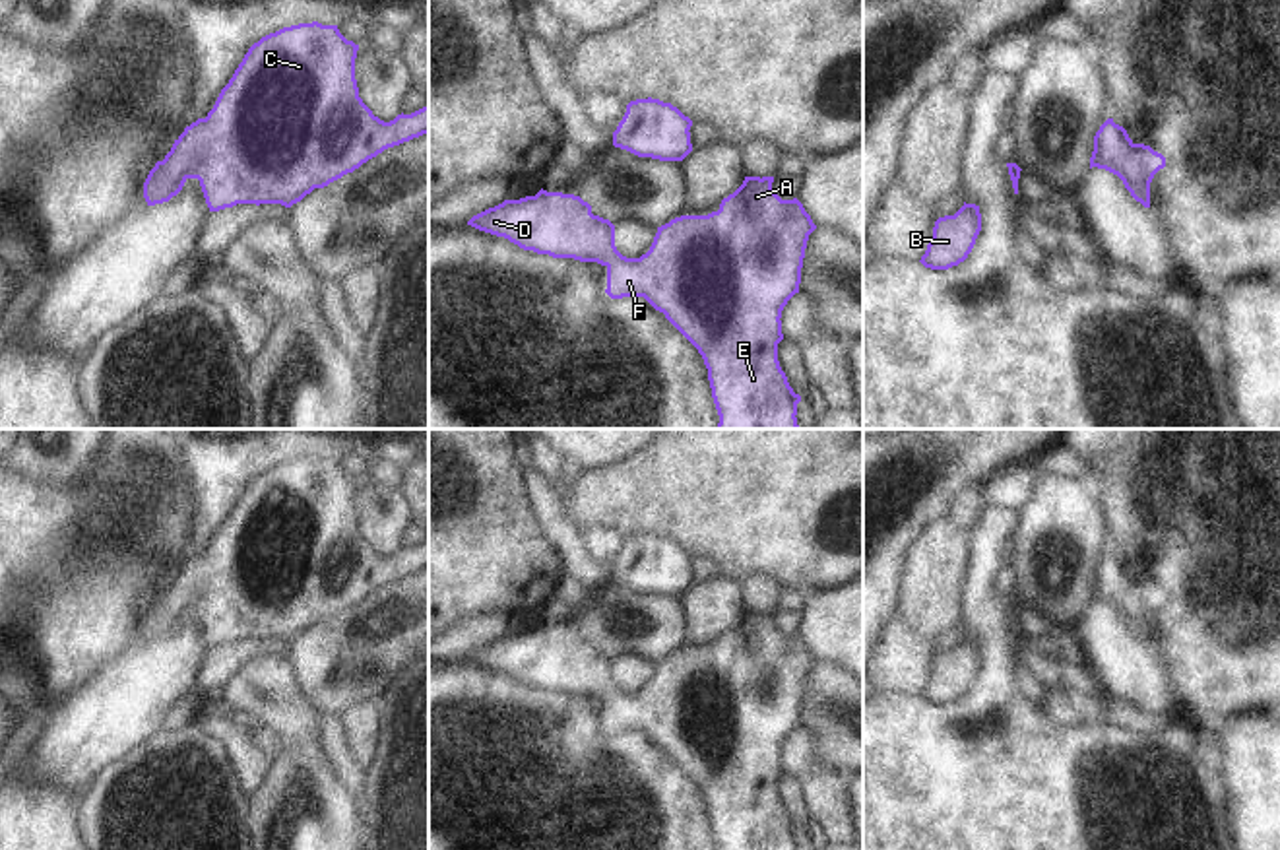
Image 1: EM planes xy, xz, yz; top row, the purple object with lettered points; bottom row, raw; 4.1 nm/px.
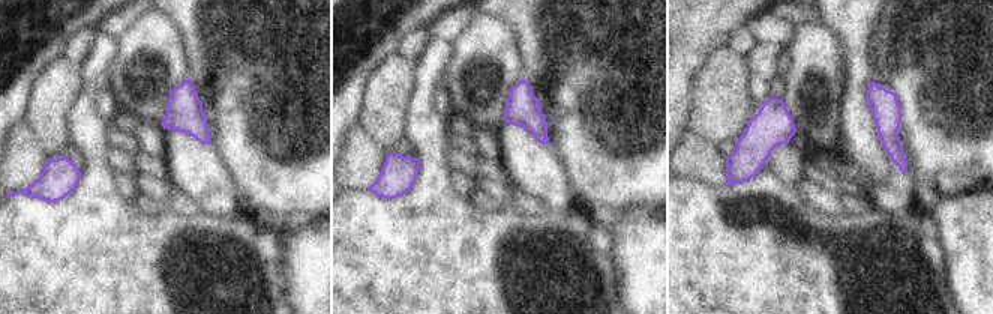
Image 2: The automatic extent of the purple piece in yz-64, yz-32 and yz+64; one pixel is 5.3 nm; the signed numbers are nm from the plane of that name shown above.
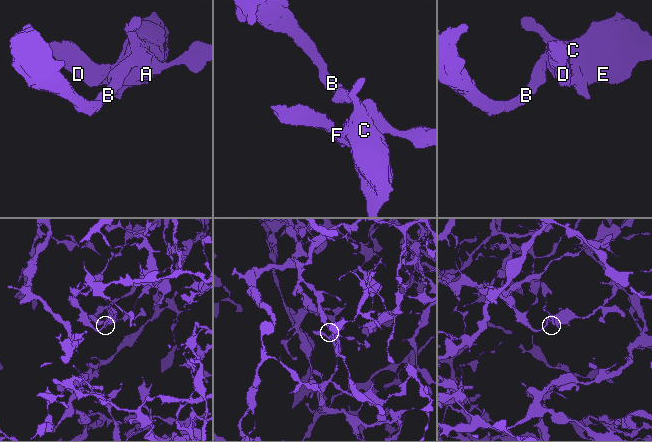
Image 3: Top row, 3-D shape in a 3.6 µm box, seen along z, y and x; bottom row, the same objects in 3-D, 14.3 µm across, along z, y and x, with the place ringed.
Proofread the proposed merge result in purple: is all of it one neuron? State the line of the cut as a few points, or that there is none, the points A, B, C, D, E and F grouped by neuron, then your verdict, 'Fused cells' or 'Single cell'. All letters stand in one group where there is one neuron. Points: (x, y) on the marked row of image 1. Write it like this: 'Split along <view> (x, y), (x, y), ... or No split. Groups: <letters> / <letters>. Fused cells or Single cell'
No split. Groups: A B C D E F. Single cell

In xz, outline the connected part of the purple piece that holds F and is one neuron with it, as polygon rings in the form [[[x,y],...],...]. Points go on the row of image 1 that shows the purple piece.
[[[745,177],[743,184],[721,200],[720,210],[708,215],[681,215],[657,227],[654,243],[640,258],[626,258],[615,246],[615,225],[592,213],[592,206],[580,196],[539,190],[535,196],[504,200],[473,215],[467,225],[504,237],[524,250],[553,258],[597,262],[607,268],[611,299],[644,297],[698,349],[708,369],[712,398],[720,415],[718,429],[799,429],[797,404],[778,361],[782,334],[782,311],[799,293],[801,268],[809,235],[816,229],[803,204],[782,200],[772,188],[774,177]]]

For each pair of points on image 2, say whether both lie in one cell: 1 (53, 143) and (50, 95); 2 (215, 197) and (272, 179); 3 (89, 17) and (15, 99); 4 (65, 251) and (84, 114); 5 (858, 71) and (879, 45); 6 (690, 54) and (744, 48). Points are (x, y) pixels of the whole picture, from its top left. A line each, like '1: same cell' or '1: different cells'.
1: same cell
2: different cells
3: same cell
4: same cell
5: different cells
6: different cells

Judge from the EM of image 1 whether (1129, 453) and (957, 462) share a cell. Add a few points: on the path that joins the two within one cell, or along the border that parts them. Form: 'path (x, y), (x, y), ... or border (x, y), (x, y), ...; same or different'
border (1050, 449), (1036, 458); different

